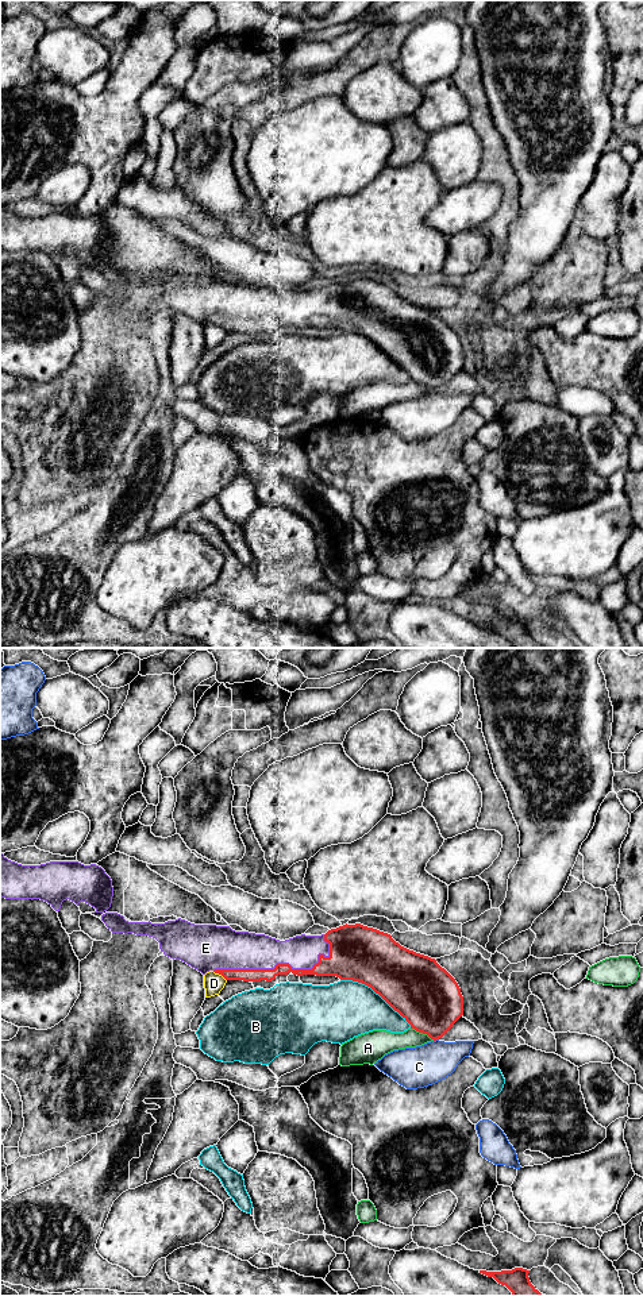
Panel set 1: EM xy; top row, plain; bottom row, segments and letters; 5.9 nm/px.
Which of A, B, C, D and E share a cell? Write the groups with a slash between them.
A / B / C / D / E

